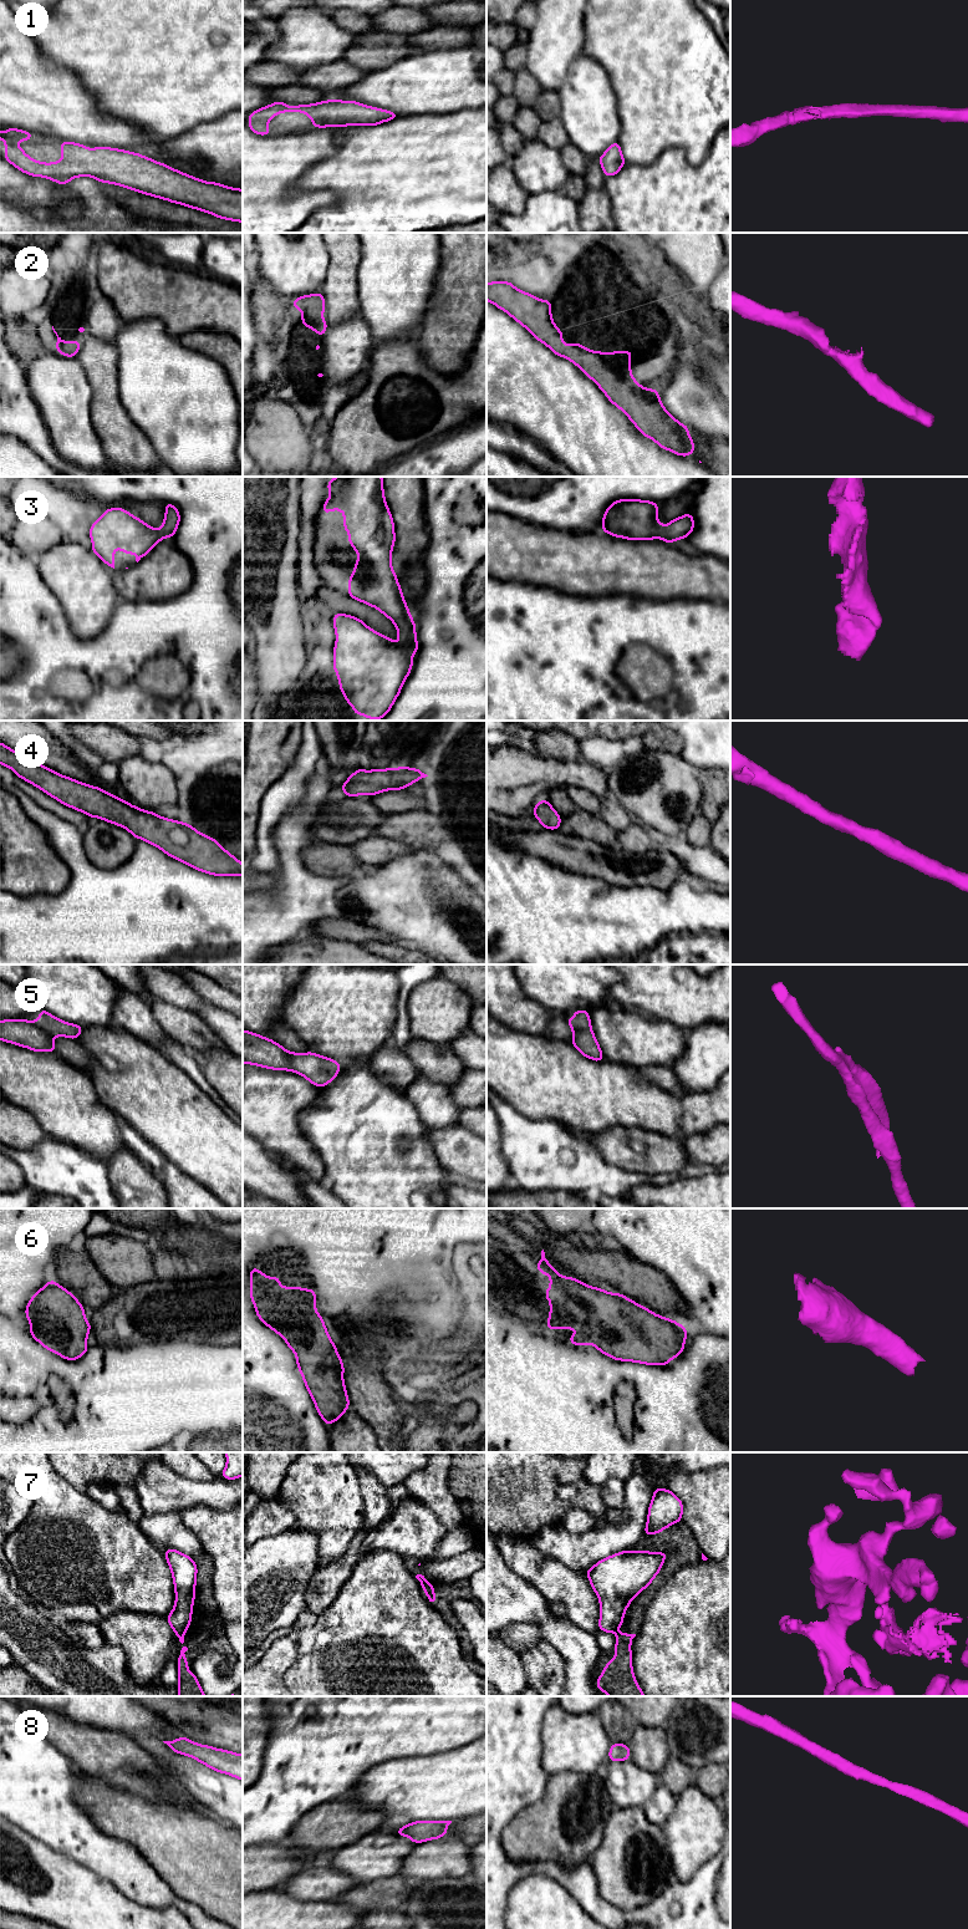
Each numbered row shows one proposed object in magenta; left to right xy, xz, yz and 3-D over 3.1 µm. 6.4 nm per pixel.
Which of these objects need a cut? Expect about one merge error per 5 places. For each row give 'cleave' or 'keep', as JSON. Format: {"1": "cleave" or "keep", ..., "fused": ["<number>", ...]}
{"1": "keep", "2": "keep", "3": "keep", "4": "keep", "5": "cleave", "6": "keep", "7": "cleave", "8": "keep", "fused": ["5", "7"]}

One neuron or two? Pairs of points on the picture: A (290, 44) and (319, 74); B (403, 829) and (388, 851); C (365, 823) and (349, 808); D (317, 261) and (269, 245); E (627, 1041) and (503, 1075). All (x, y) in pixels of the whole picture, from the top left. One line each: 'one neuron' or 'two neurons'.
A: two neurons
B: two neurons
C: one neuron
D: one neuron
E: two neurons

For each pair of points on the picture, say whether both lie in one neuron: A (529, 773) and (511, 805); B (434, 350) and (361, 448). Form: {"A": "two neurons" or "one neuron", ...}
{"A": "one neuron", "B": "two neurons"}

